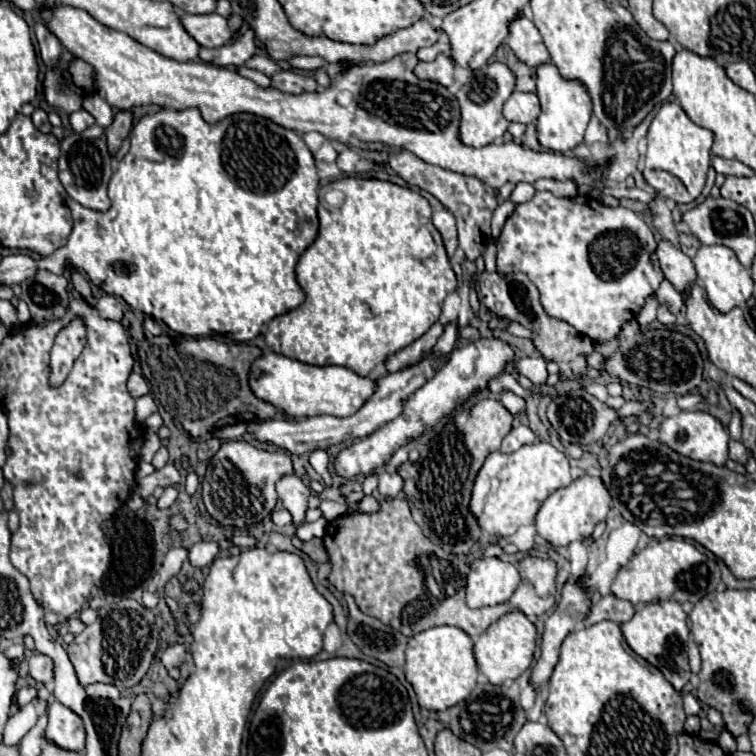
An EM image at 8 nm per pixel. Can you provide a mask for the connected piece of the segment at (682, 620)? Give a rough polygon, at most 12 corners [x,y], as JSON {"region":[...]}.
{"region":[[642,605],[622,625],[634,653],[680,691],[690,681],[688,615]]}

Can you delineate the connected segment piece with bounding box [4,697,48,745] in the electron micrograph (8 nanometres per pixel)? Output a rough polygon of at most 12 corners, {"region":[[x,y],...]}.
{"region":[[36,697],[14,713],[4,729],[4,743],[20,739],[46,713],[46,701]]}

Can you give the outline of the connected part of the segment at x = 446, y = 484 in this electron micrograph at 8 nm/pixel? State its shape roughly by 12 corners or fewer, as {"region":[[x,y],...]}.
{"region":[[498,399],[452,413],[400,463],[414,521],[448,553],[480,537],[474,477],[512,429]]}

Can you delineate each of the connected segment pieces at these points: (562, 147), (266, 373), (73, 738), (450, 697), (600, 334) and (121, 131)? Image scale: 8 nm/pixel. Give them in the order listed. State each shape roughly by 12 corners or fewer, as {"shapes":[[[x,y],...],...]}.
{"shapes":[[[536,67],[542,147],[582,143],[592,101],[580,81]],[[284,355],[256,359],[254,395],[290,417],[350,417],[376,381]],[[48,705],[46,739],[82,751],[84,723],[68,707]],[[458,627],[408,641],[420,707],[446,711],[476,687],[474,641]],[[536,191],[500,273],[548,315],[614,339],[664,279],[630,209]],[[118,111],[106,129],[108,151],[112,157],[128,137],[132,115]]]}

